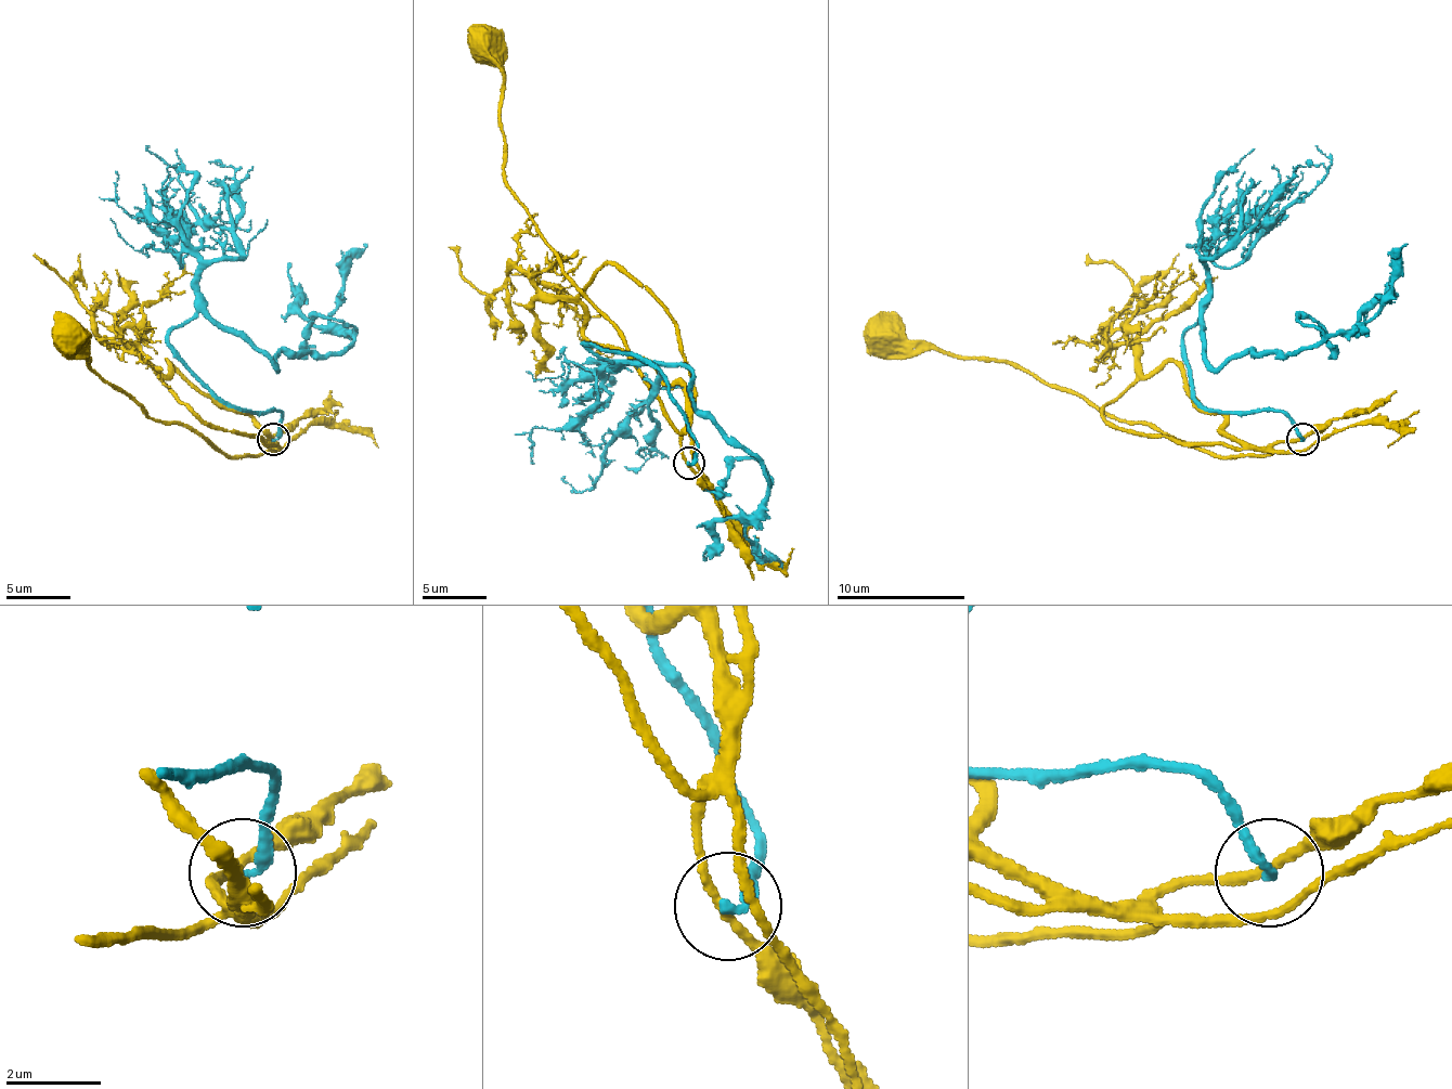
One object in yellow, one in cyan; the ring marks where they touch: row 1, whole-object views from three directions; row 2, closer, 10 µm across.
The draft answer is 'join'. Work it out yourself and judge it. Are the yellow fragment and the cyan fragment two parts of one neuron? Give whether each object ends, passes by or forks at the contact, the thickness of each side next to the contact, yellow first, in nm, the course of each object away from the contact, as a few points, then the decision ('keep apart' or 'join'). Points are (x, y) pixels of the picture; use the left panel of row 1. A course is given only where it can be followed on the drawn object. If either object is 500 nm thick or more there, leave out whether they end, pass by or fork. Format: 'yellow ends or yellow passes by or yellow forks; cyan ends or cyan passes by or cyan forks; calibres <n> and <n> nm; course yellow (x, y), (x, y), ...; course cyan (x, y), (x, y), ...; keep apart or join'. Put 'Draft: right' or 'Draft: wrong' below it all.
yellow passes by; cyan ends; calibres 170 and 240 nm; course yellow (274, 437), (258, 456), (225, 456), (209, 440), (180, 424), (155, 420), (90, 365), (87, 349), (70, 337); course cyan (274, 440), (281, 411), (168, 337), (206, 311), (277, 368), (338, 355), (367, 243); keep apart
Draft: wrong

